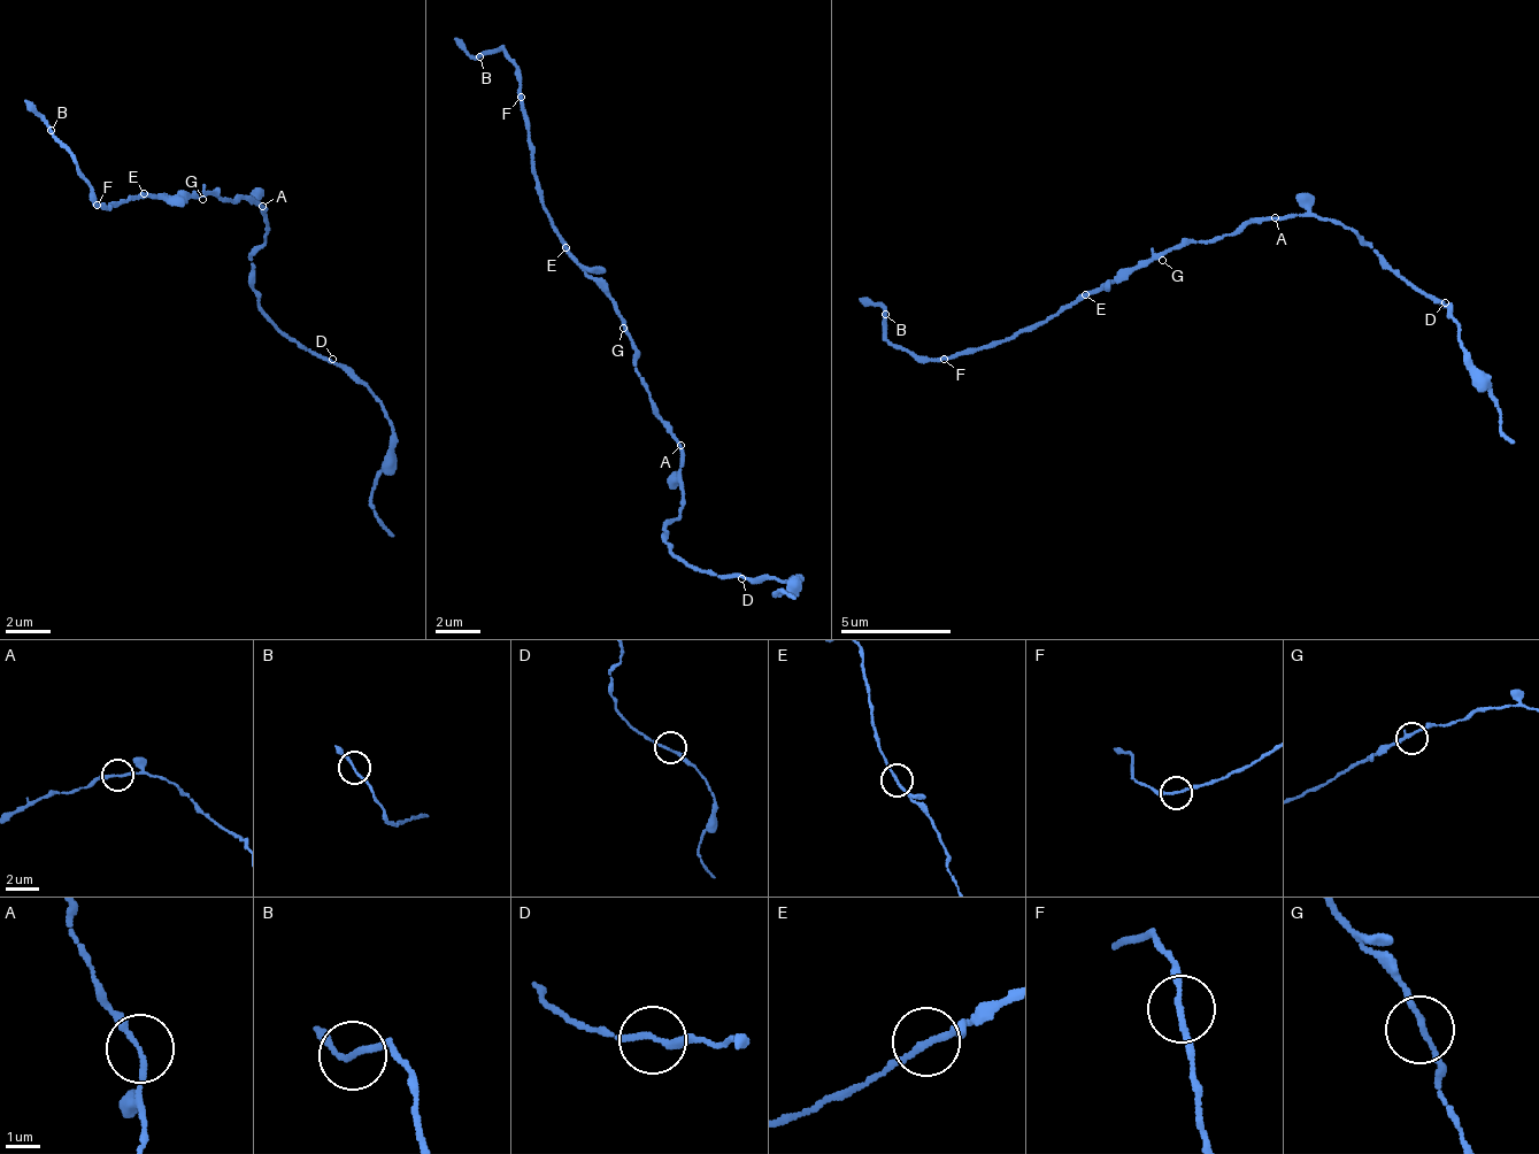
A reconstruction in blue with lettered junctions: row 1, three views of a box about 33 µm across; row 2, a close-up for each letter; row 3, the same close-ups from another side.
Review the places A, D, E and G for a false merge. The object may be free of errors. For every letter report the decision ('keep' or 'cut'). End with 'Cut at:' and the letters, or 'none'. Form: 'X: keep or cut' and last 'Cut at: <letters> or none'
A: keep
D: keep
E: keep
G: keep
Cut at: none

